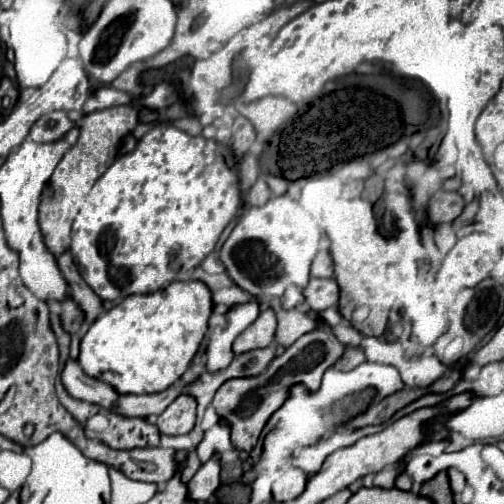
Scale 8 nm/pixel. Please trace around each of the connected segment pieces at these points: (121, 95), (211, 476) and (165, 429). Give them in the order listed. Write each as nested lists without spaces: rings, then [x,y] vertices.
[[[101,86],[101,88],[93,90],[93,94],[83,104],[83,114],[91,114],[91,112],[111,108],[111,106],[119,106],[119,104],[131,104],[131,100],[133,100],[133,96],[129,96],[127,92]]]
[[[215,454],[205,464],[201,464],[201,468],[189,480],[189,496],[193,496],[193,500],[197,502],[207,500],[219,488],[219,470],[221,470],[221,456]]]
[[[181,394],[177,400],[159,416],[157,428],[161,434],[189,434],[195,426],[195,408],[197,402],[193,396]]]

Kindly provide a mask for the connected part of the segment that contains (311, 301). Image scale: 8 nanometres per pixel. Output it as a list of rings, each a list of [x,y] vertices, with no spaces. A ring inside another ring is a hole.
[[[311,278],[303,290],[303,296],[311,310],[323,312],[327,308],[337,306],[337,284],[333,284],[333,278],[329,280]]]

